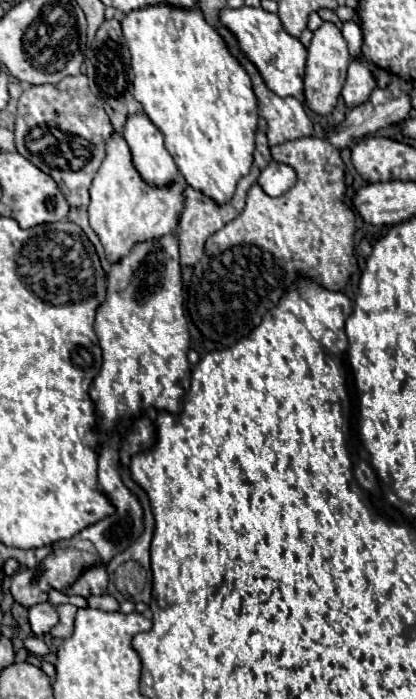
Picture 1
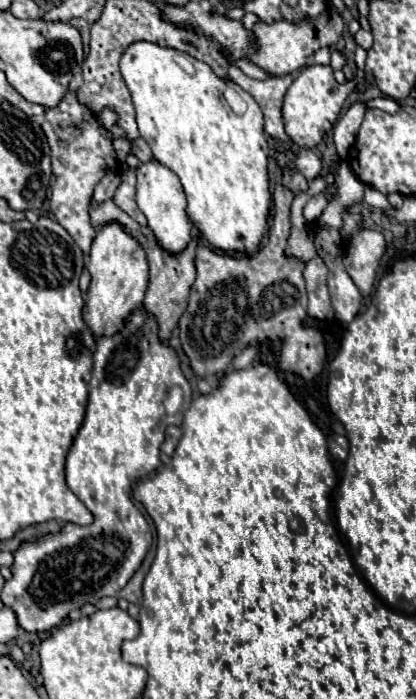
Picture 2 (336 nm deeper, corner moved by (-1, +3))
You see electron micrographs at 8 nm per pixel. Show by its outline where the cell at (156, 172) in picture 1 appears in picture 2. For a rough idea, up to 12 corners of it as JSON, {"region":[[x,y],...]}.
{"region":[[138,165],[136,203],[170,253],[192,239],[178,175]]}

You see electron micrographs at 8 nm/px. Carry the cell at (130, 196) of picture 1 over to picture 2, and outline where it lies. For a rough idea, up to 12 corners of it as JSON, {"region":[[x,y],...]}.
{"region":[[120,223],[92,241],[84,319],[120,331],[148,287],[146,253]]}

